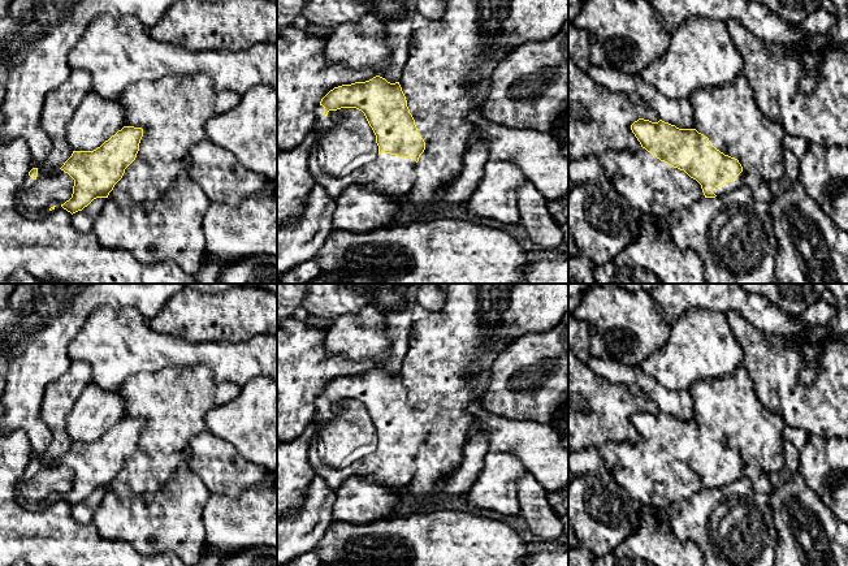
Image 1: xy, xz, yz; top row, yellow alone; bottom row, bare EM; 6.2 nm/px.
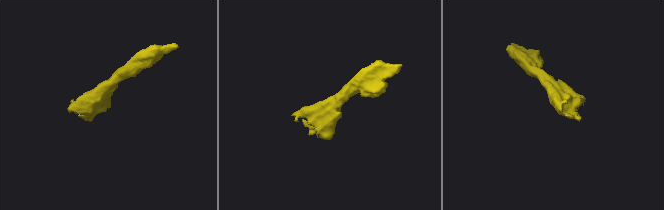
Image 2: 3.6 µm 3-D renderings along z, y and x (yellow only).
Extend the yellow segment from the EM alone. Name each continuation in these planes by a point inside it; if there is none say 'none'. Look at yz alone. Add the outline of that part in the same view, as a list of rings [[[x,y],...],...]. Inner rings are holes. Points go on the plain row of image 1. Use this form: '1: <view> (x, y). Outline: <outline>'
1: yz (758, 479). Outline: [[[741,463],[734,472],[727,474],[721,479],[715,479],[713,484],[717,488],[724,488],[740,479],[748,479],[753,488],[758,492],[771,493],[774,491],[769,475],[761,470],[749,470],[744,463]]]

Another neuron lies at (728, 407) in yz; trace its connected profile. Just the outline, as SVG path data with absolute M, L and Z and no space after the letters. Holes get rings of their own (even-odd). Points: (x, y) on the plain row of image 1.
M741 366L732 373L711 380L695 381L688 393L693 398L693 420L709 429L711 436L739 451L749 470L761 470L766 475L784 472L782 416L769 411L758 401L753 380Z

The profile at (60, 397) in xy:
M72 360L69 370L46 388L42 419L51 429L52 440L46 451L36 458L43 466L59 462L72 448L73 441L66 433L66 418L90 383L90 364Z

